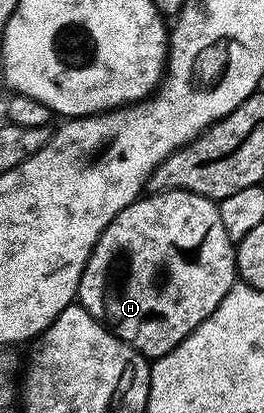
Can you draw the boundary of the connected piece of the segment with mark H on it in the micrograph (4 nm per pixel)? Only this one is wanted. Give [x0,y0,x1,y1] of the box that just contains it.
[77,190,236,360]

